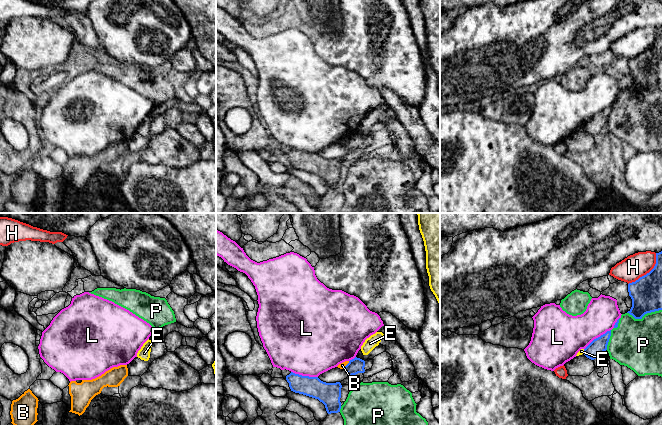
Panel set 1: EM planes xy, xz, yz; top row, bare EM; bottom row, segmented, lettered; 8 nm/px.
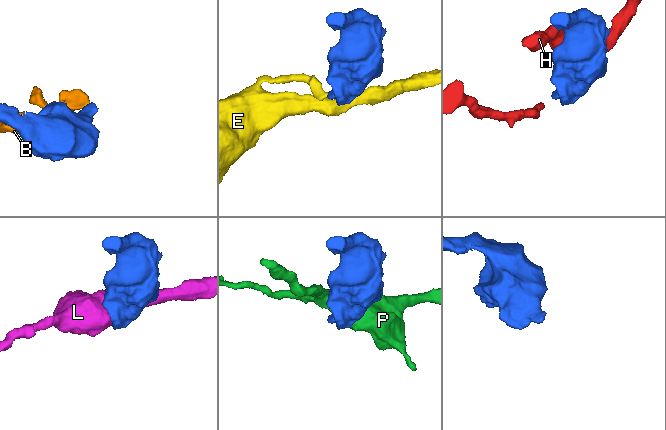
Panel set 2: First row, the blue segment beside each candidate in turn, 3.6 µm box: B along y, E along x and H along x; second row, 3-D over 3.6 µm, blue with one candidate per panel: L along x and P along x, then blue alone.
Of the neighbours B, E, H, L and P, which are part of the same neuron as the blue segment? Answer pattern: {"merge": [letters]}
{"merge": []}

